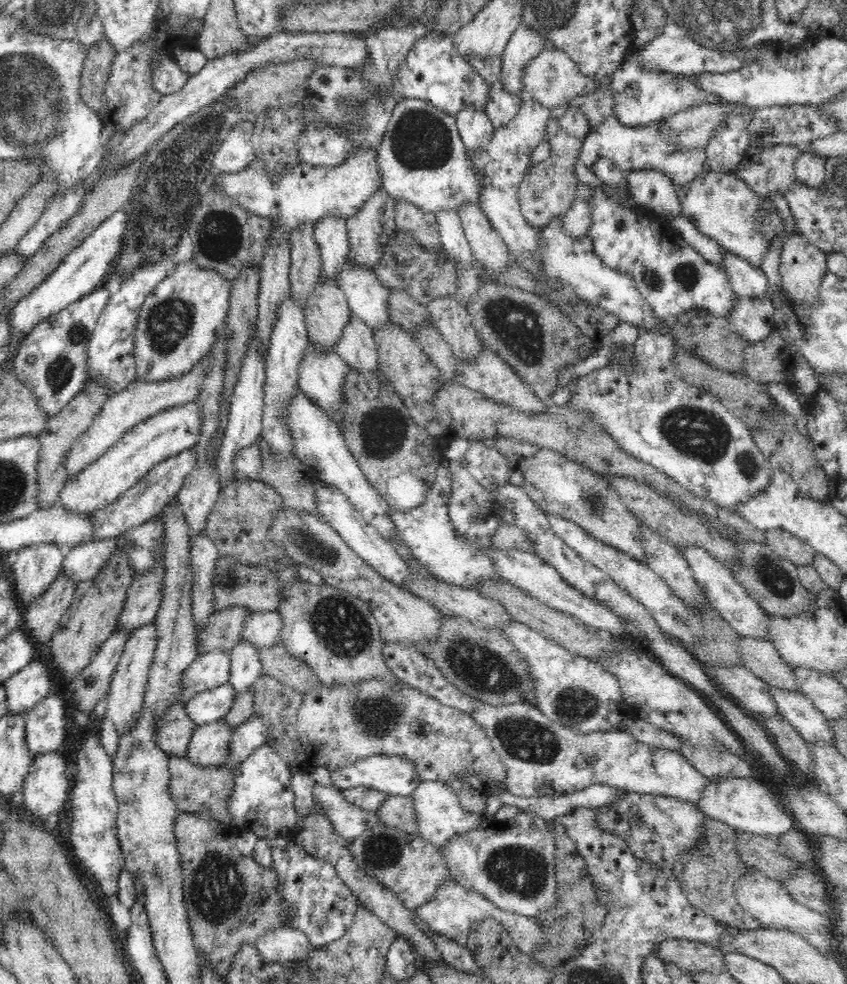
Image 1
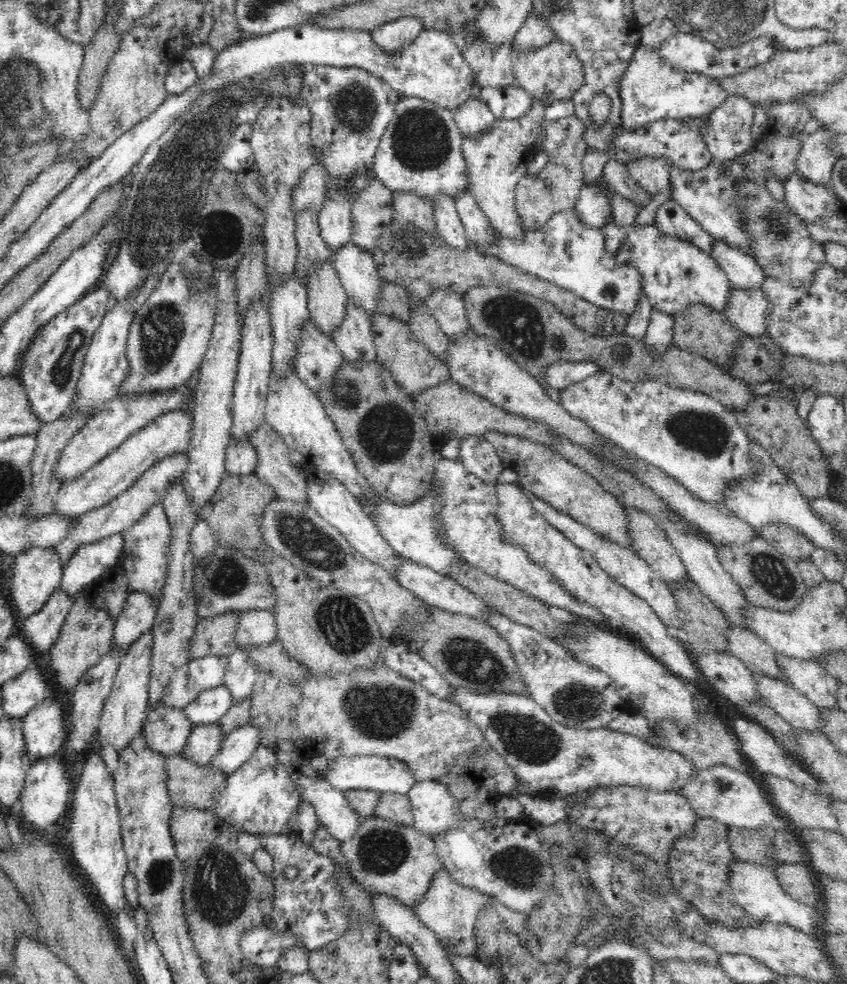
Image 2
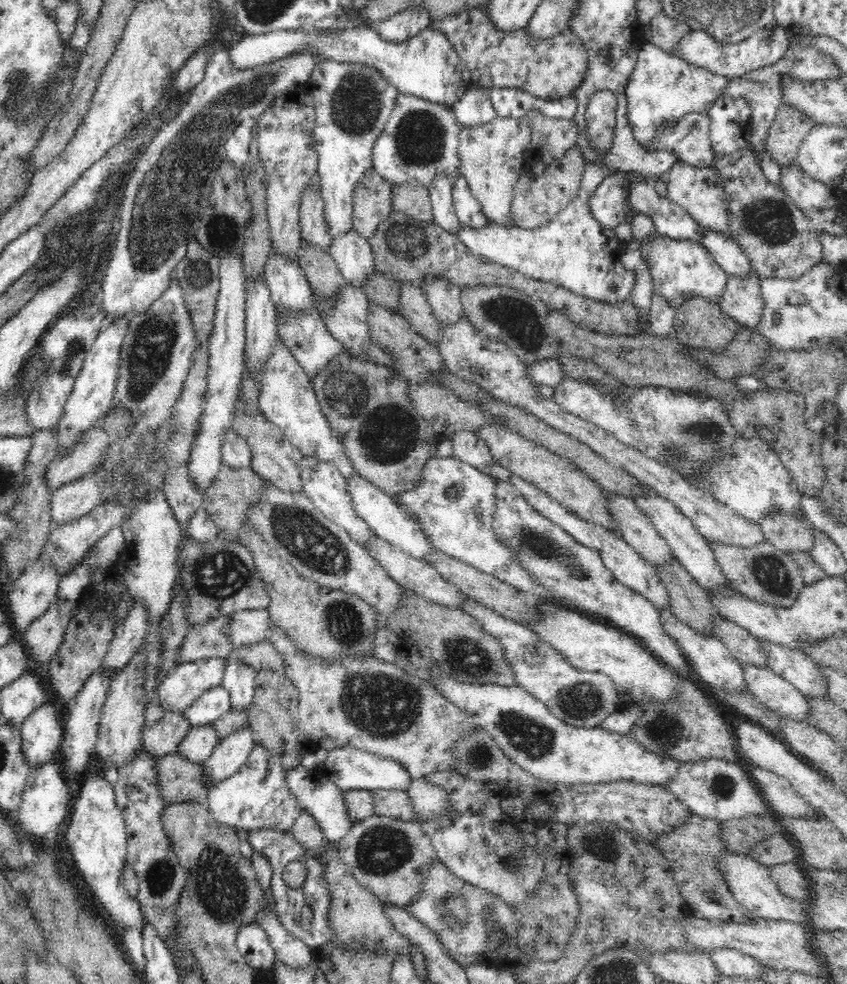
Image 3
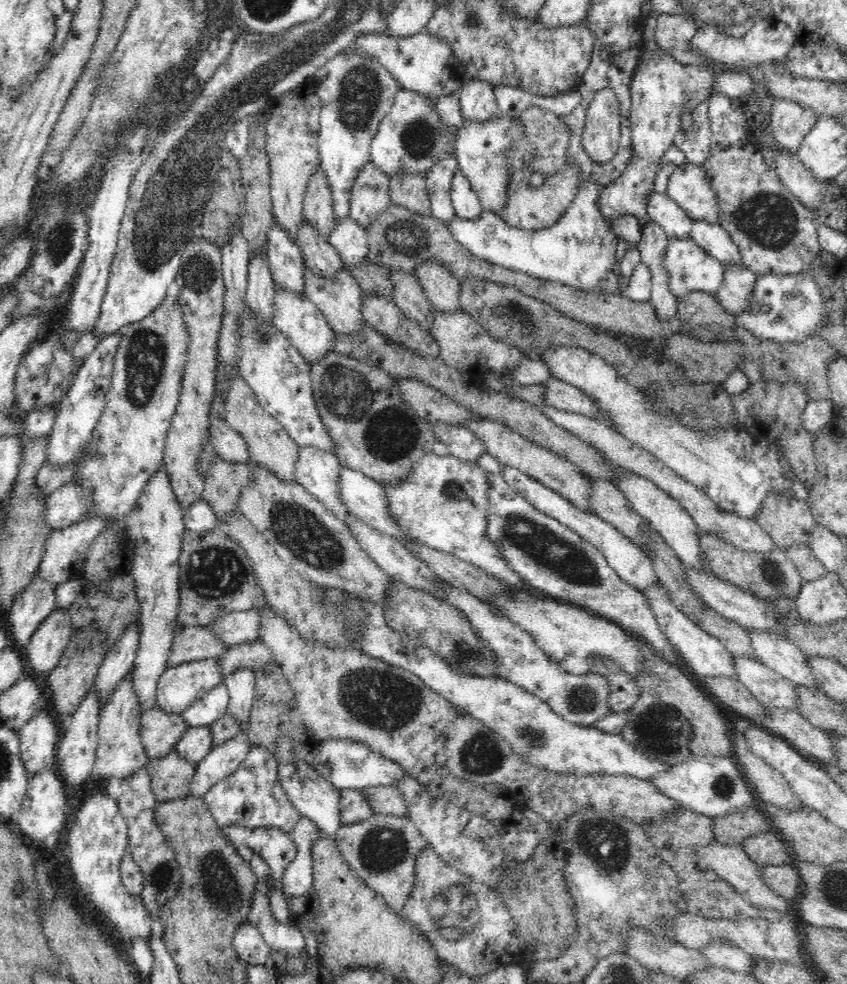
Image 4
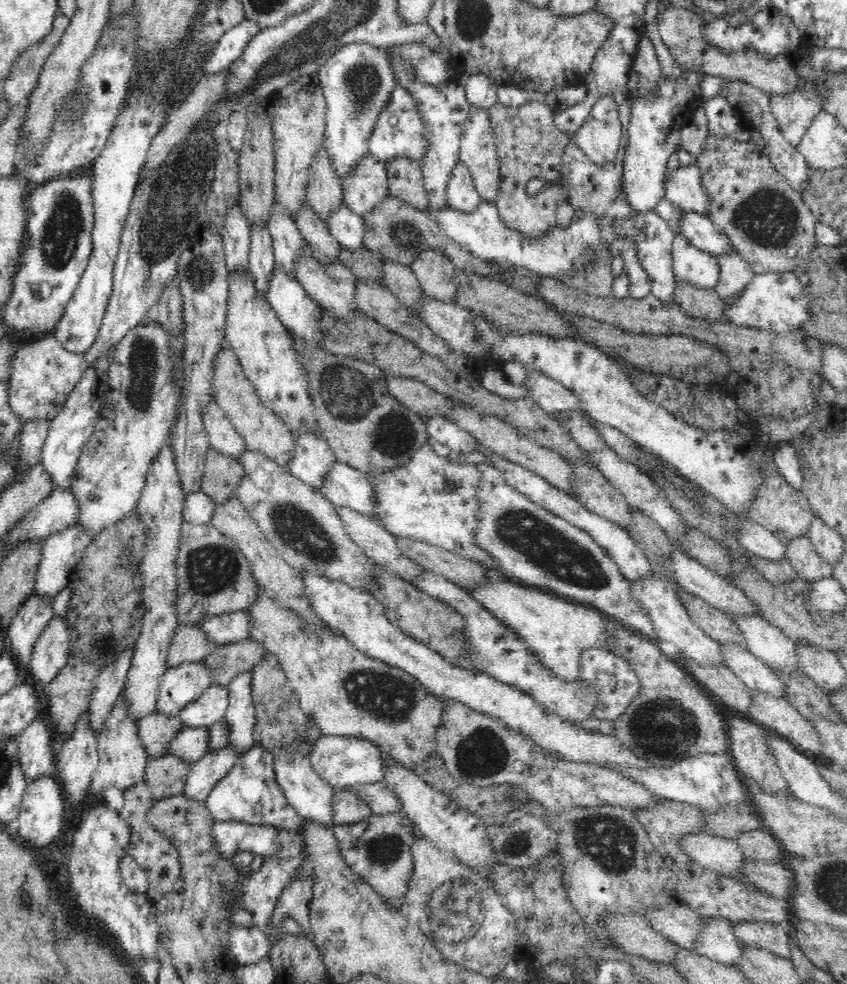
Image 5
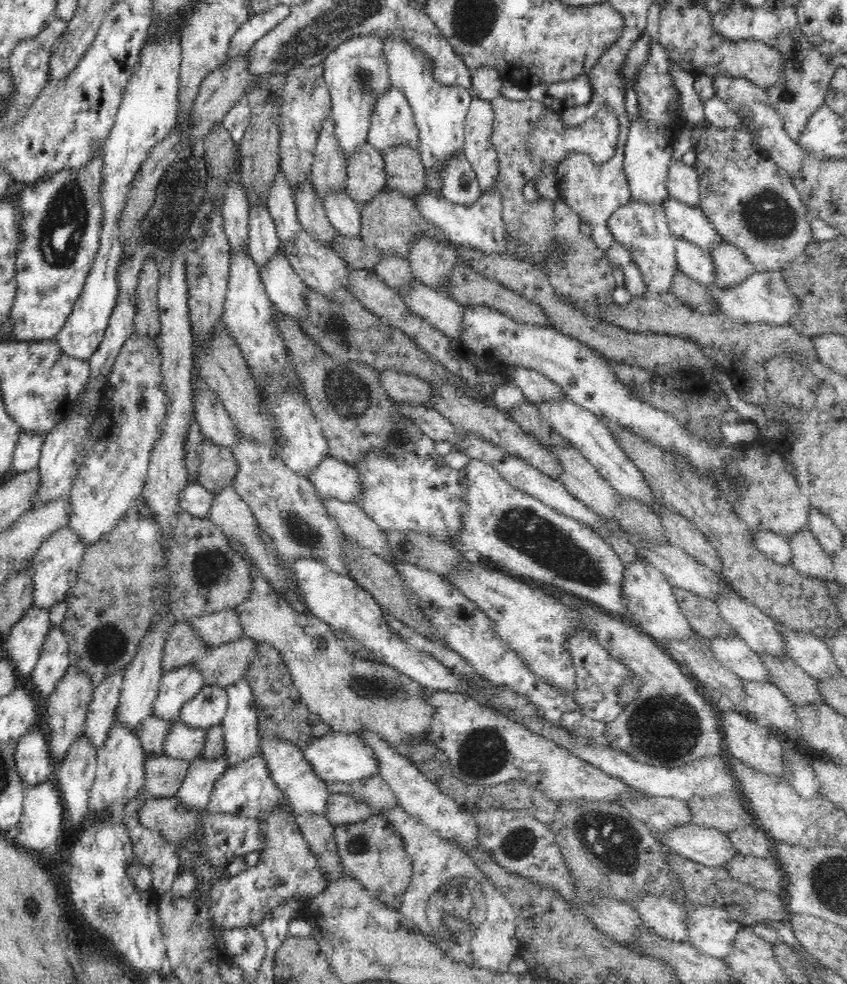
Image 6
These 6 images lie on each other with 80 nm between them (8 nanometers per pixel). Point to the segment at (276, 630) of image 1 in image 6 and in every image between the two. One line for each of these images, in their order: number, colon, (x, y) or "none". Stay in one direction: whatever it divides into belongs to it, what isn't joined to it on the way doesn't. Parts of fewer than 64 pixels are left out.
2: (255, 628)
3: (247, 627)
4: (239, 627)
5: (228, 628)
6: (218, 628)

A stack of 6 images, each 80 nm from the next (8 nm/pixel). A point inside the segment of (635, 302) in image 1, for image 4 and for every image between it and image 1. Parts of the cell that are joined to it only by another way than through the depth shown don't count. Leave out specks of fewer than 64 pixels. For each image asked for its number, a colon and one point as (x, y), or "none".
2: (567, 253)
3: (574, 251)
4: (579, 251)

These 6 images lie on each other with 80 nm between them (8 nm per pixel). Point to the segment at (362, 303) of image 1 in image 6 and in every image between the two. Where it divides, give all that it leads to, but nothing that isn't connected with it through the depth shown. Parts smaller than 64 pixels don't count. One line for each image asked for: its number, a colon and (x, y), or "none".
2: (356, 268)
3: (353, 254)
4: (350, 240)
5: (347, 228)
6: (345, 216)

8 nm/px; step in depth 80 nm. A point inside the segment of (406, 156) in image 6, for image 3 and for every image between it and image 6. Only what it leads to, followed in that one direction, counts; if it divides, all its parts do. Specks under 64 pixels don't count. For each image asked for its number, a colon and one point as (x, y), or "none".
3: (414, 201)
4: (410, 191)
5: (406, 183)

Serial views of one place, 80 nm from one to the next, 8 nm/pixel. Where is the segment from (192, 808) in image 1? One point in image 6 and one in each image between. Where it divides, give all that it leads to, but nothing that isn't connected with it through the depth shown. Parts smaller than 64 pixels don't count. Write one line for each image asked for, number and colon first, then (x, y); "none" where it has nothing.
2: (189, 785)
3: (180, 780)
4: (171, 775)
5: (166, 776)
6: (164, 775)

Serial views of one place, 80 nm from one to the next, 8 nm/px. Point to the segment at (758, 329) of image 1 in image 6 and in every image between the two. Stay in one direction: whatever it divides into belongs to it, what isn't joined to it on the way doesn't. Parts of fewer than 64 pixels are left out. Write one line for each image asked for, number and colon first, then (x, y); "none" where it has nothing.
2: (748, 310)
3: (742, 300)
4: (735, 295)
5: (735, 273)
6: (732, 267)

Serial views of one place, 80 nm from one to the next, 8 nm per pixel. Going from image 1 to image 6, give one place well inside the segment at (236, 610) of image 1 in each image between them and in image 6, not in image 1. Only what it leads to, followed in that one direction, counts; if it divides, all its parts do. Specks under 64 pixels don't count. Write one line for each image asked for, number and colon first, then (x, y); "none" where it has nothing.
2: (215, 635)
3: (211, 639)
4: (193, 643)
5: (190, 644)
6: (183, 647)

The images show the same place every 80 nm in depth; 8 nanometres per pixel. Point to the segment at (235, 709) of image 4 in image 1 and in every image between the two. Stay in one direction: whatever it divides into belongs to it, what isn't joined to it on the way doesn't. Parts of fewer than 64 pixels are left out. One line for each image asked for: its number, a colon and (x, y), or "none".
1: (246, 668)
2: (241, 674)
3: (239, 680)

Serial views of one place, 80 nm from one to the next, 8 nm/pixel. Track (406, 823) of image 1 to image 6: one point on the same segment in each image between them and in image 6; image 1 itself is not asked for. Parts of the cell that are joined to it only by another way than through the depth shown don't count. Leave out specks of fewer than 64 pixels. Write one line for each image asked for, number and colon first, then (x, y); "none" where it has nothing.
2: (397, 808)
3: (395, 803)
4: (385, 800)
5: (381, 799)
6: (375, 792)

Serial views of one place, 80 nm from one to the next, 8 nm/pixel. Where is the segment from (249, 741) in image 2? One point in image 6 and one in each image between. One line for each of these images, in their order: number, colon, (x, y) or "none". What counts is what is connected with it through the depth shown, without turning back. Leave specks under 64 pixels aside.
3: (231, 753)
4: (223, 760)
5: (212, 767)
6: (195, 790)

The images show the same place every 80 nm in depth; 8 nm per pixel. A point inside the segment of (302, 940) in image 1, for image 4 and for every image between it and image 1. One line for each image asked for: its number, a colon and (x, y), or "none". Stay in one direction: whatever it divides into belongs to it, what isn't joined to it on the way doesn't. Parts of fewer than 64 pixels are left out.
2: (262, 947)
3: (252, 942)
4: (248, 942)

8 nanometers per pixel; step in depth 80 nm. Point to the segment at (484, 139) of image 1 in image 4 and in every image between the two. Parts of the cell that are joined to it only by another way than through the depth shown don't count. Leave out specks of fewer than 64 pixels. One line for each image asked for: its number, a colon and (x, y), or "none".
2: (474, 117)
3: (475, 108)
4: (477, 98)

